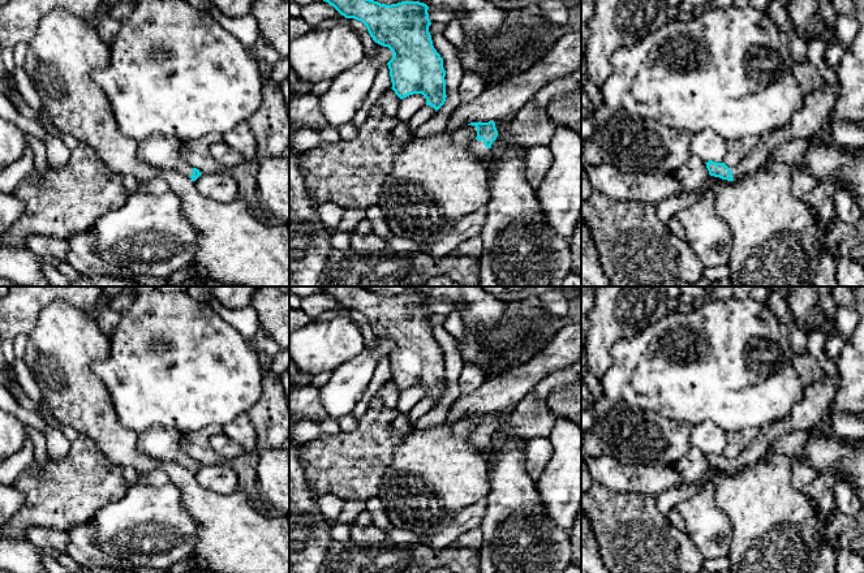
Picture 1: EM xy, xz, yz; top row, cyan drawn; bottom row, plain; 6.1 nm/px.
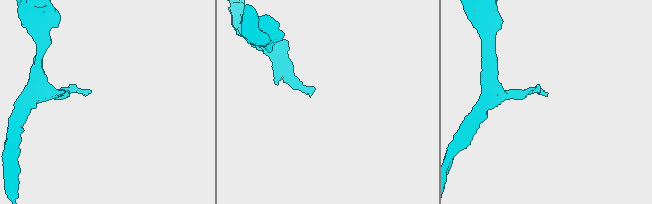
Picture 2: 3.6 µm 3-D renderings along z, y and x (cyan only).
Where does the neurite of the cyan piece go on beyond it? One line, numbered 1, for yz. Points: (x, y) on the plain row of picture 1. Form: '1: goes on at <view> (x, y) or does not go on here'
1: goes on at yz (808, 414)

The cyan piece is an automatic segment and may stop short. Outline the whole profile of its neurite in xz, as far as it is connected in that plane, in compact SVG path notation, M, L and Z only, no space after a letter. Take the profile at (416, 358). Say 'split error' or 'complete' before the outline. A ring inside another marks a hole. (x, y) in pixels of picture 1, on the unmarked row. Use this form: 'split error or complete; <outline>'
complete; M321 286L345 310L361 313L373 332L392 342L387 354L392 382L404 391L422 385L438 402L446 393L443 350L433 337L429 298L420 293L381 296L364 286Z

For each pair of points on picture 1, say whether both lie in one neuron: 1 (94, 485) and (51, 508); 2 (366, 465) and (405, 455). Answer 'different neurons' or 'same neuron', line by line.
1: same neuron
2: different neurons

